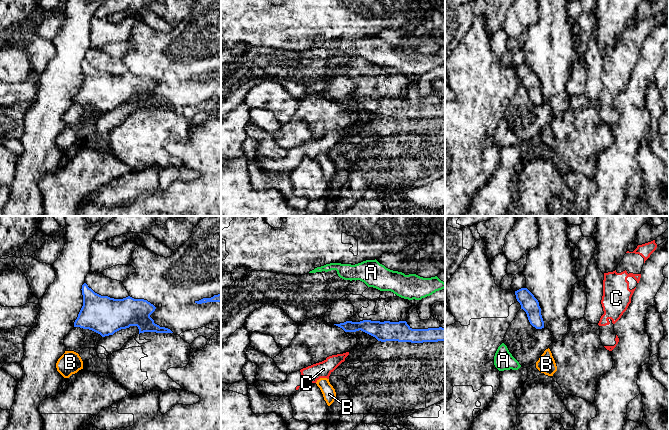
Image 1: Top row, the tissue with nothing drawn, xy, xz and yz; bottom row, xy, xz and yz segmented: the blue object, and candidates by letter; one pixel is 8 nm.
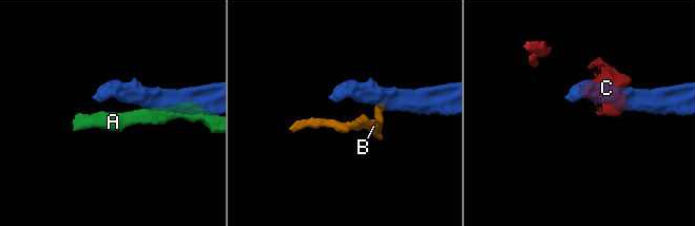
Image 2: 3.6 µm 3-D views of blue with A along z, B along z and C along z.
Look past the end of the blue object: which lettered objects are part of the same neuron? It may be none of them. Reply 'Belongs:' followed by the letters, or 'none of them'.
Belongs: none of them

